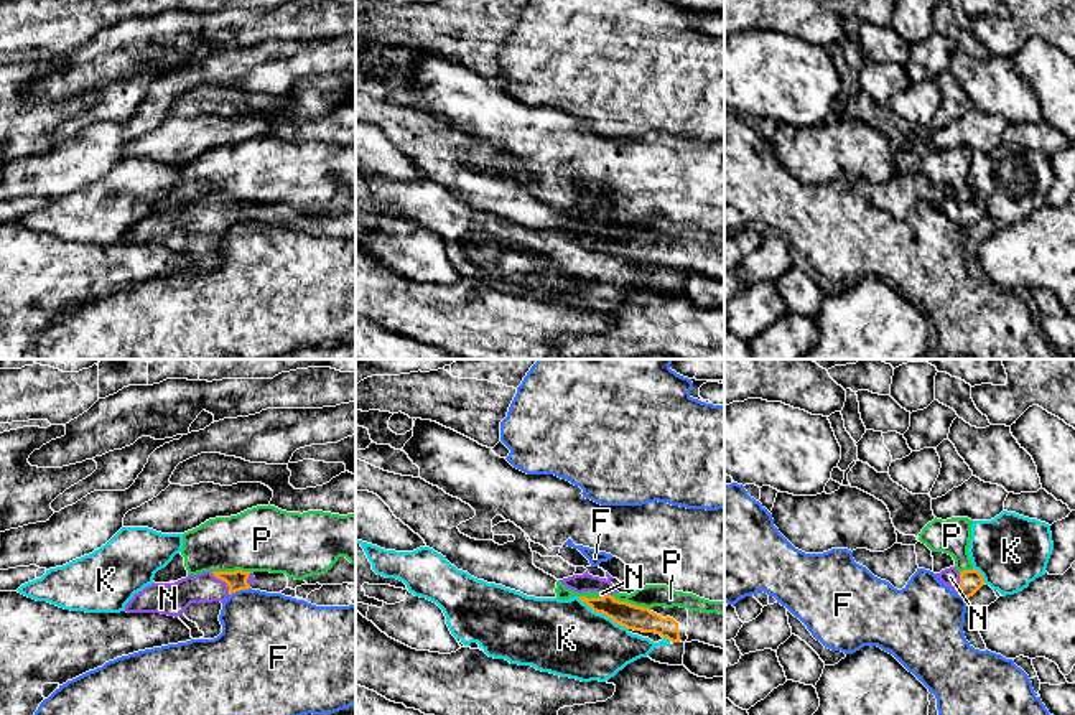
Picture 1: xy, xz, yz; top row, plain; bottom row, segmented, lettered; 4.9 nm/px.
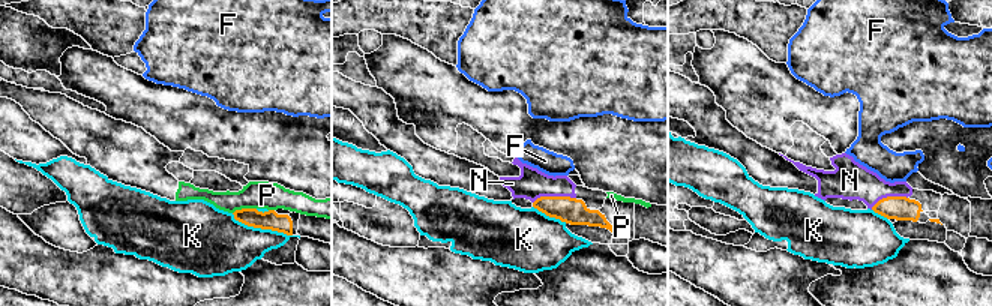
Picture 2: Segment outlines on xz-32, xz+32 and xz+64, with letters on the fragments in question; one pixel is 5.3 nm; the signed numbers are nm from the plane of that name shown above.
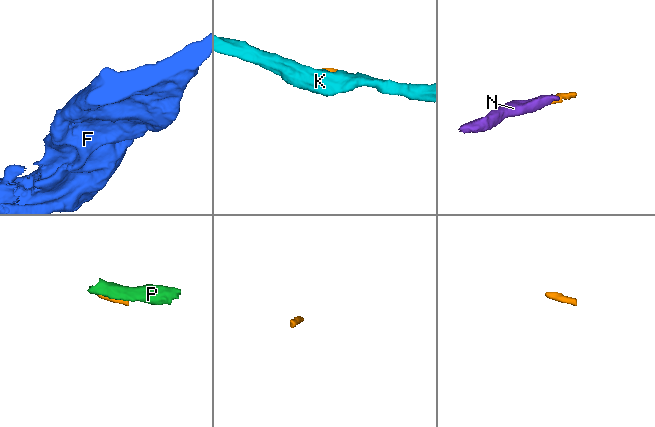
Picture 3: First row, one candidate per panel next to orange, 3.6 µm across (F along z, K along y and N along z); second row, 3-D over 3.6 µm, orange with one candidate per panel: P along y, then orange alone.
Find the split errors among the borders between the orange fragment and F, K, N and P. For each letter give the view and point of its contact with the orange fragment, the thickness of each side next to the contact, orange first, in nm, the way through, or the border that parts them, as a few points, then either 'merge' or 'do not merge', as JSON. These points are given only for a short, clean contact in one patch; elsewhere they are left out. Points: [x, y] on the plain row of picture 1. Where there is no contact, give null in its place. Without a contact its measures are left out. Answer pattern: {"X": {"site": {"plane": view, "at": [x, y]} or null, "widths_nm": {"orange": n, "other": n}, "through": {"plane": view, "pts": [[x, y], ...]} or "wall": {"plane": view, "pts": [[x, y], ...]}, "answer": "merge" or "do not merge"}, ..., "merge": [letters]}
{"F": {"site": {"plane": "xy", "at": [239, 221]}, "widths_nm": {"orange": 100, "other": 420}, "wall": {"plane": "xy", "pts": [[249, 218], [229, 226]]}, "answer": "do not merge"}, "K": {"site": {"plane": "xz", "at": [603, 244]}, "widths_nm": {"orange": 120, "other": 380}, "wall": {"plane": "xz", "pts": [[578, 228], [593, 241], [604, 244], [628, 261]]}, "answer": "do not merge"}, "N": {"site": {"plane": "xy", "at": [224, 211]}, "widths_nm": {"orange": 100, "other": 150}, "through": {"plane": "xy", "pts": [[236, 211], [224, 211], [204, 218]]}, "answer": "merge"}, "P": {"site": {"plane": "xz", "at": [629, 234]}, "widths_nm": {"orange": 120, "other": 110}, "wall": {"plane": "xz", "pts": [[609, 226], [649, 239]]}, "answer": "do not merge"}, "merge": ["N"]}

